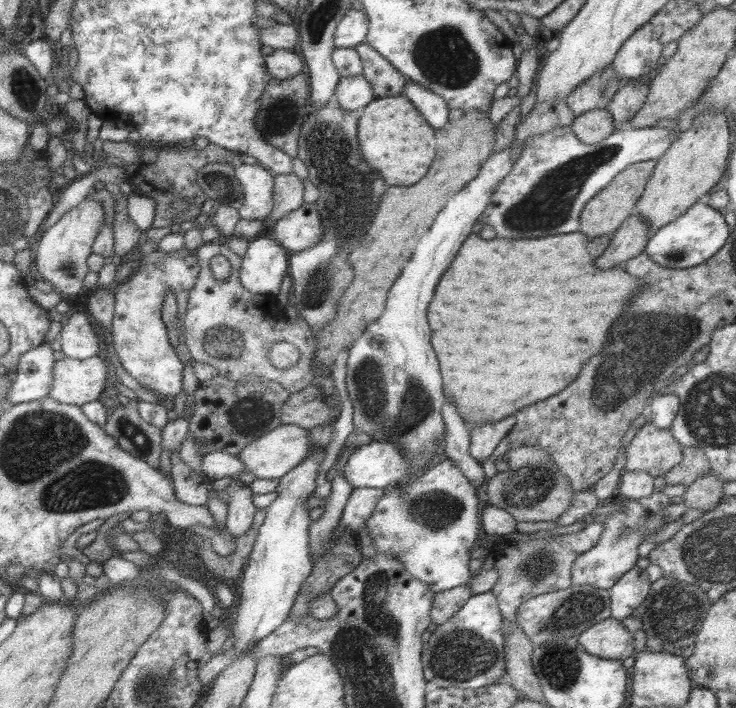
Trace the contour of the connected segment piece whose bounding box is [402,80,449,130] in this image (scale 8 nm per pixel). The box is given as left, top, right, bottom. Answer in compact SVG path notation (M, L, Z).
M408 80L407 84L403 86L402 96L411 102L411 105L419 112L419 115L423 116L423 119L427 120L427 124L431 128L437 130L448 121L449 110L443 98L431 90L427 90L421 84L415 84Z

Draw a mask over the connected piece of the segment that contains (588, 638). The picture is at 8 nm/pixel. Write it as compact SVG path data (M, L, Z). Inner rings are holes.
M612 617L593 624L578 636L578 643L585 652L605 660L625 660L634 652L633 636Z

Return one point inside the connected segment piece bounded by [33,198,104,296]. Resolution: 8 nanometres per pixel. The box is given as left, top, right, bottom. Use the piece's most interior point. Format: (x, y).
(61, 254)

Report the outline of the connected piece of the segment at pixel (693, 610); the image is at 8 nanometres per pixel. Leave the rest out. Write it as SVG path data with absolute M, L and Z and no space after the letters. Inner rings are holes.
M659 578L651 584L647 598L643 600L642 606L645 608L640 617L645 637L646 637L646 649L651 652L670 652L671 654L676 654L682 656L686 659L694 649L695 632L699 630L699 610L703 606L703 616L709 608L709 600L705 596L705 592L701 588L693 586L693 584L683 583L679 580L671 578Z

